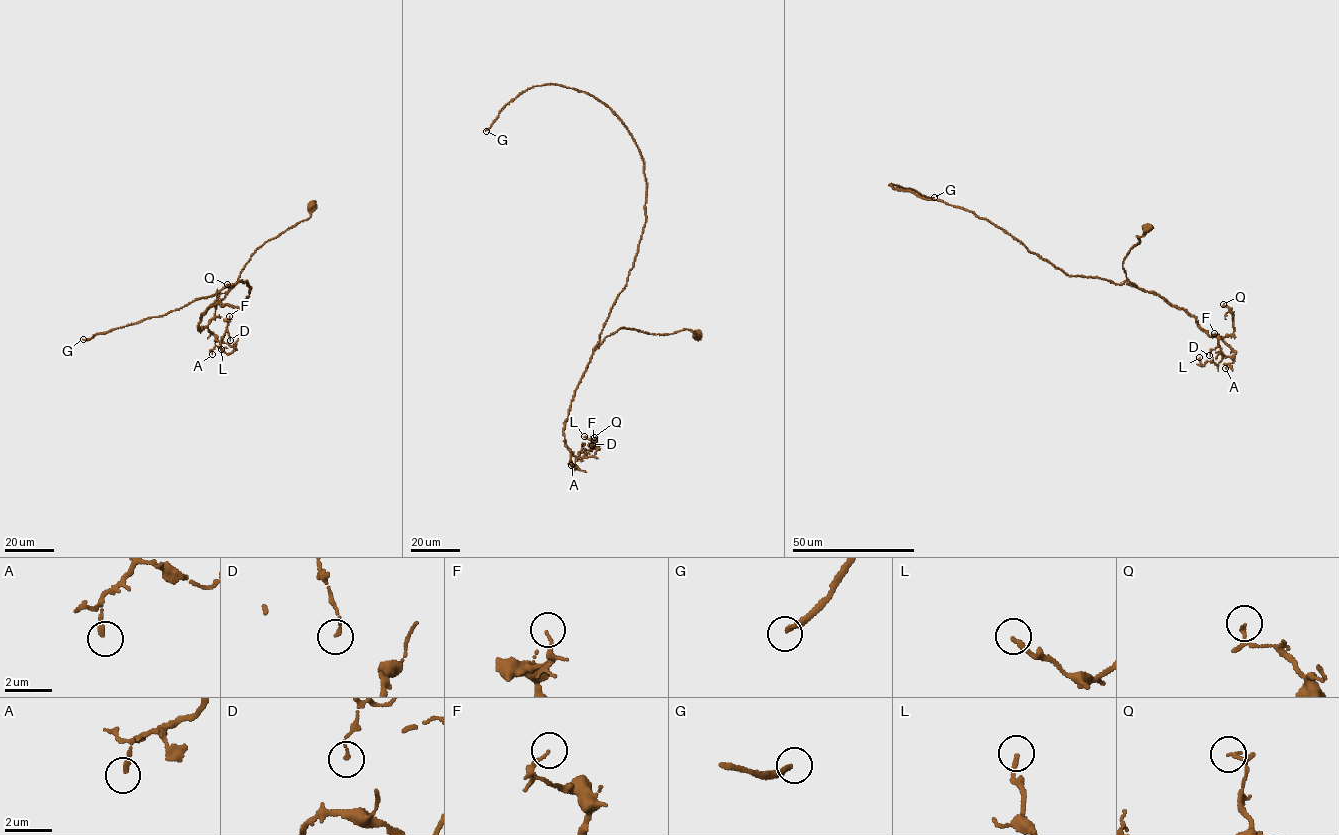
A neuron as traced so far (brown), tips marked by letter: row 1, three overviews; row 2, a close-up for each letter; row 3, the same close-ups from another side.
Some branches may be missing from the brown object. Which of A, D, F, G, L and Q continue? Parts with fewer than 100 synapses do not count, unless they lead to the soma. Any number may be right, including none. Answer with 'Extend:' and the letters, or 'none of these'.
Extend: G

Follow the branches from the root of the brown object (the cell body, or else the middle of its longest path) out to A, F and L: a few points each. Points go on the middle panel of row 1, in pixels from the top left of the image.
A: (698, 334), (623, 327), (606, 336), (565, 422), (571, 465)
F: (698, 334), (684, 329), (650, 334), (623, 327), (606, 336), (590, 359), (564, 422), (573, 467), (594, 440)
L: (698, 334), (623, 327), (606, 336), (564, 422), (574, 467), (597, 449), (584, 436)

